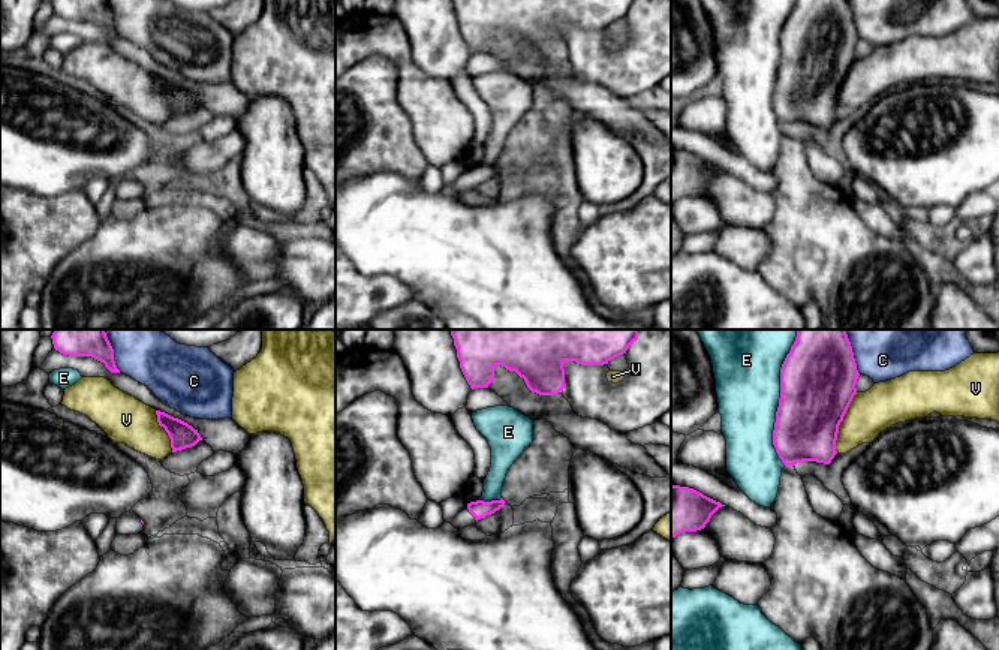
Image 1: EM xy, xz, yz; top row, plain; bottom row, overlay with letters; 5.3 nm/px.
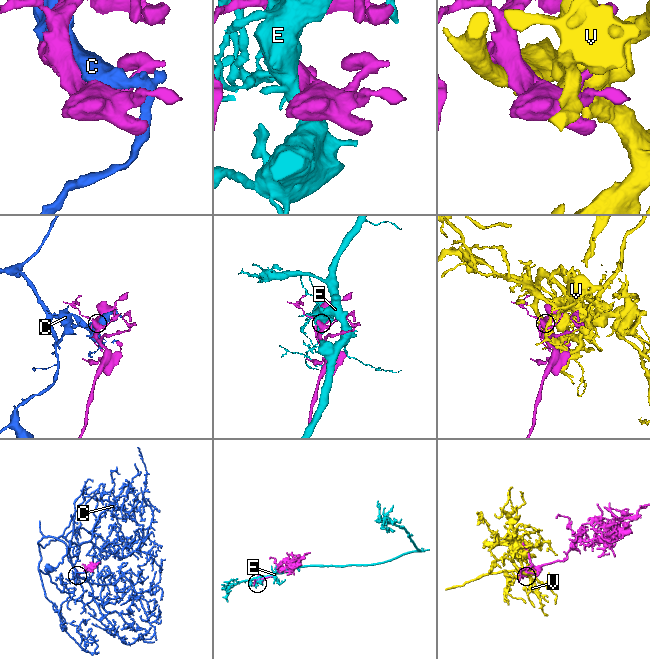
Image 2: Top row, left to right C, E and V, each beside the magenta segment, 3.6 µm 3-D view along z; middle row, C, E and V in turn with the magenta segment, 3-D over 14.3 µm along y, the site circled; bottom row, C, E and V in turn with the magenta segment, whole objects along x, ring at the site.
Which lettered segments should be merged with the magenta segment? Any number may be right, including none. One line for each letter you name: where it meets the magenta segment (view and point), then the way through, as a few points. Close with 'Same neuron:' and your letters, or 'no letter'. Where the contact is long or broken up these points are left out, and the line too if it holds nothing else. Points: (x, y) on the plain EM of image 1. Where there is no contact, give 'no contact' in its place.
Same neuron: no letter

